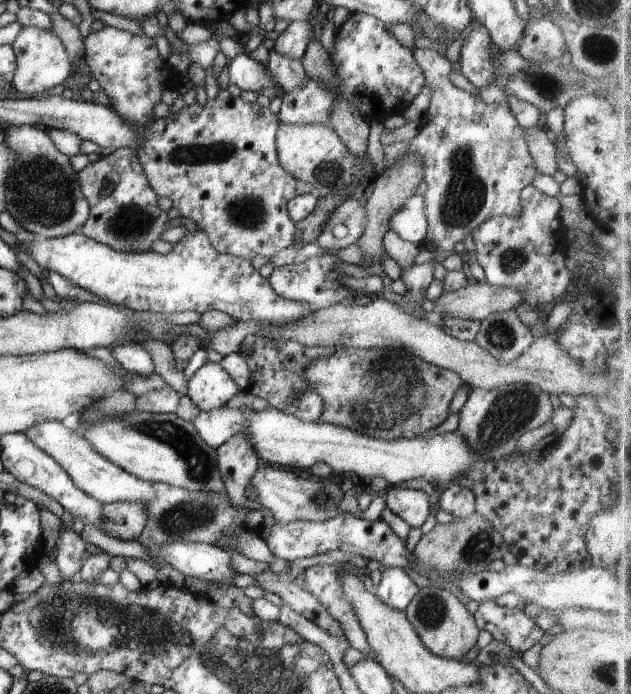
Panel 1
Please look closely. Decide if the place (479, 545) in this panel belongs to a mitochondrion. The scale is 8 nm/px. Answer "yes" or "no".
yes

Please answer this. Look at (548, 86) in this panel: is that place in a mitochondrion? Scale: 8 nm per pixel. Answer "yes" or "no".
yes

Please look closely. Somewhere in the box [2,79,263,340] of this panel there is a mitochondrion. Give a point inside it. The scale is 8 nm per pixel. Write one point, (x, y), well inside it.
(41, 191)

